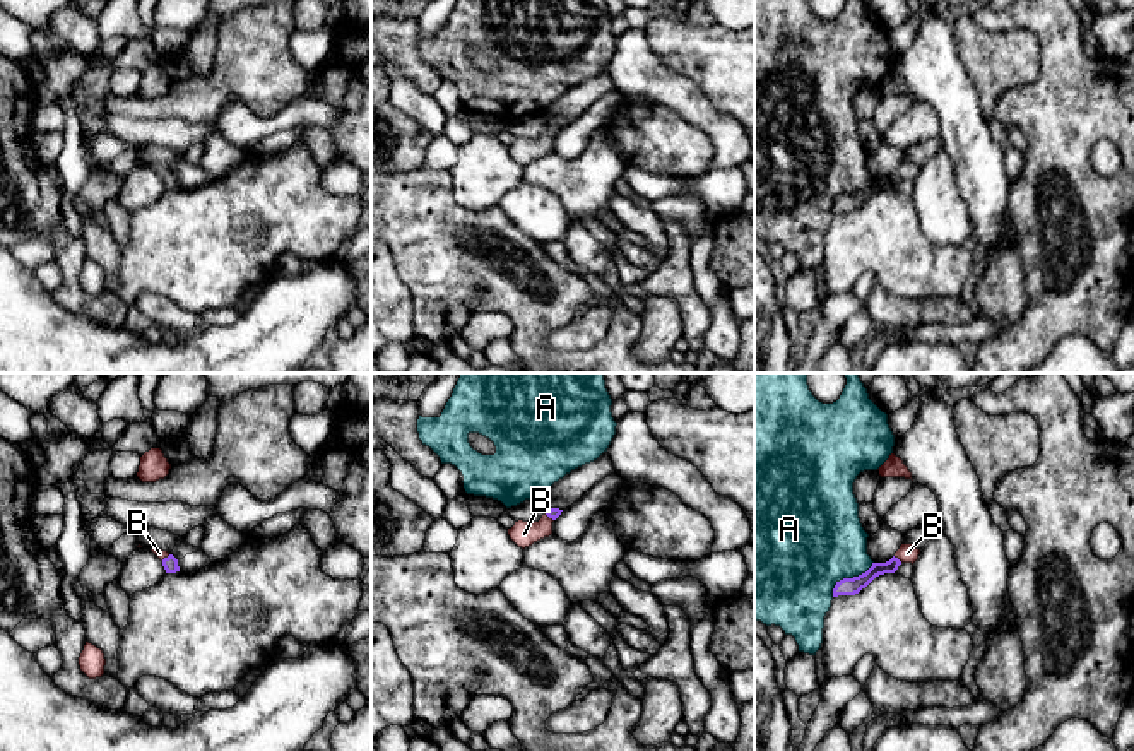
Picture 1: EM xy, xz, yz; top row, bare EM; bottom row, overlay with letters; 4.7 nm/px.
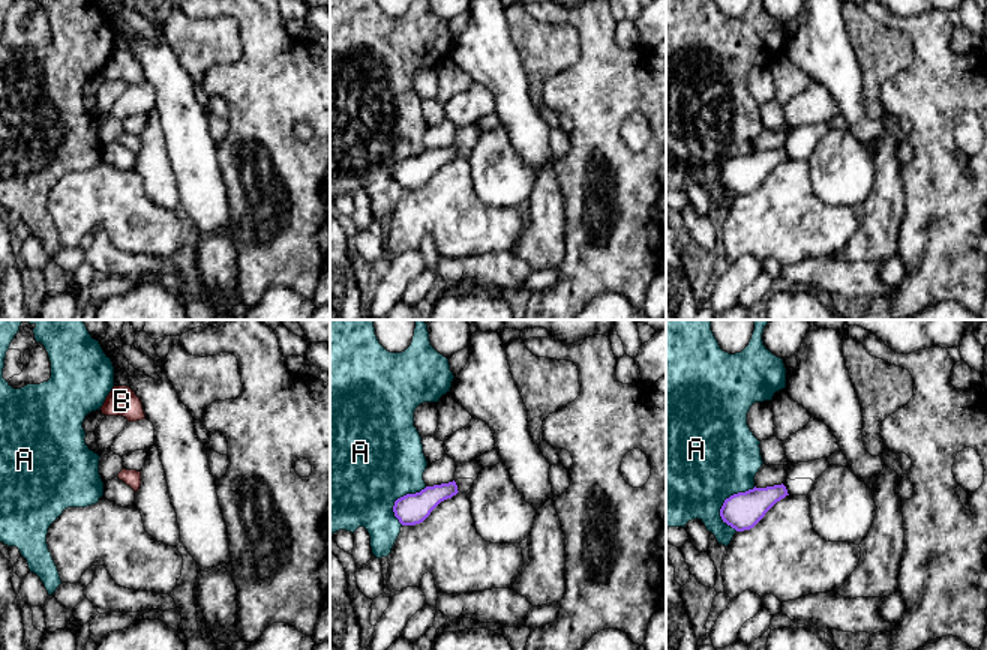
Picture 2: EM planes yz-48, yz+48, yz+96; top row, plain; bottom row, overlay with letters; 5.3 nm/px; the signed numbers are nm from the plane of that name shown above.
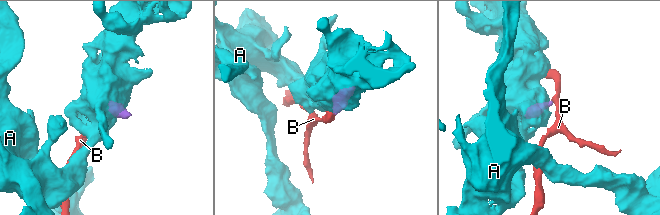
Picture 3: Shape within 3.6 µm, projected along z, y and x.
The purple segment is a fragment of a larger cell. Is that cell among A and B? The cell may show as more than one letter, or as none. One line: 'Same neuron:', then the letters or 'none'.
Same neuron: B

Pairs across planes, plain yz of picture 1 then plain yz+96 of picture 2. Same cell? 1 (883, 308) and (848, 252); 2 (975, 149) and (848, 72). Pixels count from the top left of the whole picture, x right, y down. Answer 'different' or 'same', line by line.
1: different
2: same

